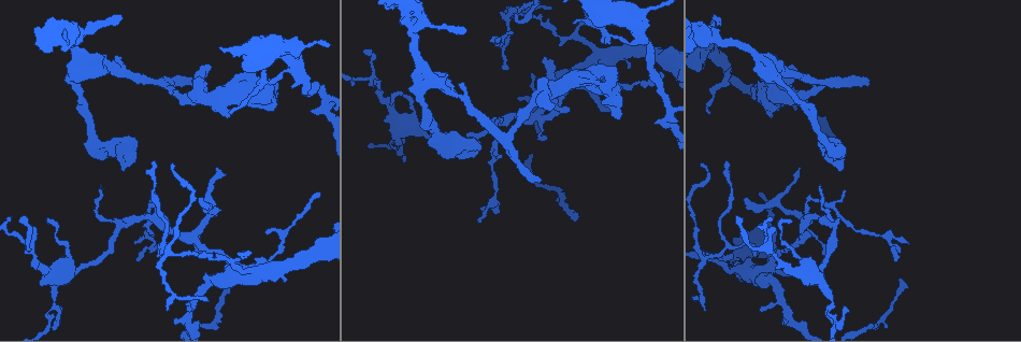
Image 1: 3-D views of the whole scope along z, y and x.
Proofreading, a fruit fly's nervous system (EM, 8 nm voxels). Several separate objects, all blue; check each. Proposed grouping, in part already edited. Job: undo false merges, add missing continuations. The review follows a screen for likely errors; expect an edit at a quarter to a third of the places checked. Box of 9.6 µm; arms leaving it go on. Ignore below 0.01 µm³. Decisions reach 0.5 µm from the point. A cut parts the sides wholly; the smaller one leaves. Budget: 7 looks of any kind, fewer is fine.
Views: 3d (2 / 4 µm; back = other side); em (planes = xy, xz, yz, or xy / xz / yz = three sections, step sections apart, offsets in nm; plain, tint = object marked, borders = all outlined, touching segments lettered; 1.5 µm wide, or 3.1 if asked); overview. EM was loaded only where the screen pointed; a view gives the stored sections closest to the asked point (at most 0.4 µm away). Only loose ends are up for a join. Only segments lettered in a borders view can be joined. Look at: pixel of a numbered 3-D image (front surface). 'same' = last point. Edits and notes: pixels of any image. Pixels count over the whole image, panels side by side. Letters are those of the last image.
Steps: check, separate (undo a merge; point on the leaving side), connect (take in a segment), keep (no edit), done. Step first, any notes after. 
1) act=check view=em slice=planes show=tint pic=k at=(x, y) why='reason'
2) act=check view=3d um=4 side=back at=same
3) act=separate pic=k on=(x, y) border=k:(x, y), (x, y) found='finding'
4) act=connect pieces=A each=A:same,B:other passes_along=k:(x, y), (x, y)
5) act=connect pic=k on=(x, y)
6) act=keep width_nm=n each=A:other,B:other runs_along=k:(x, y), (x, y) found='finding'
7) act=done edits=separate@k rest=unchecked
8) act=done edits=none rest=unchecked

act=check view=3d um=4 side=back pic=1 at=(540, 182) why='free end'

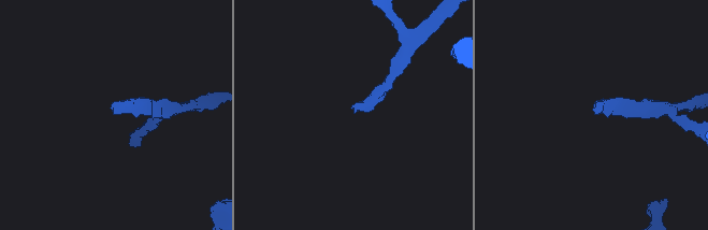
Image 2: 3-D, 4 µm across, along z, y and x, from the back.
act=check view=em slice=planes show=tint pic=2 at=(595, 111)

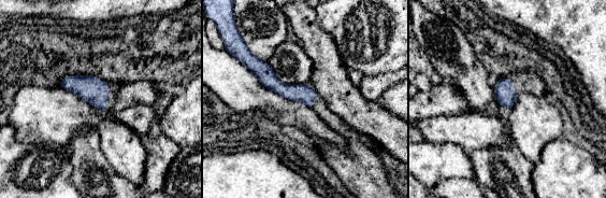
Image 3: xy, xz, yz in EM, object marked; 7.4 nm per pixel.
act=check view=em slice=planes show=borders at=same

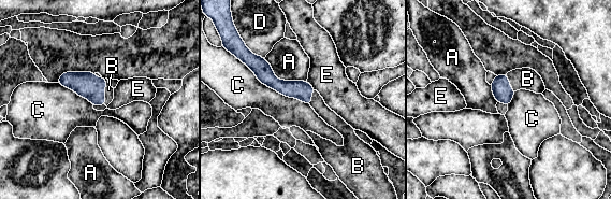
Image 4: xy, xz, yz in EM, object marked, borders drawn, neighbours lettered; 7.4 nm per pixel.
act=connect pieces=B width_nm=140 each=A:other,B:same,C:other,D:other,E:other passes_along=4:(85, 84), (104, 91), (108, 89) found='it goes on there'

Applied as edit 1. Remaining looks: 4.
act=check view=overview why='see it whole again'

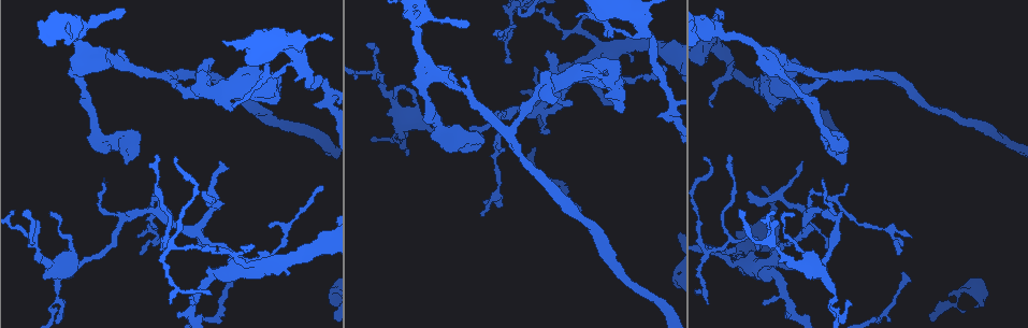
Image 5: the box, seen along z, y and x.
act=check view=3d um=2 pic=5 at=(632, 61) why='branch stops here'

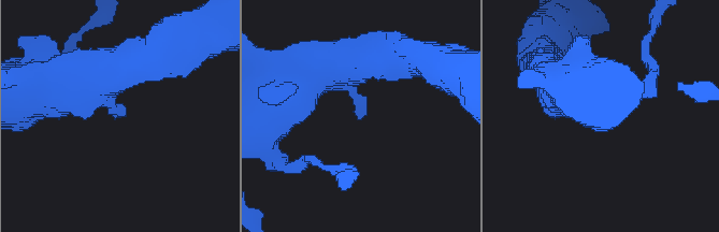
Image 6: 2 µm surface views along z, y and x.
act=check view=em slice=xz step=4 show=borders pic=6 at=(358, 117)

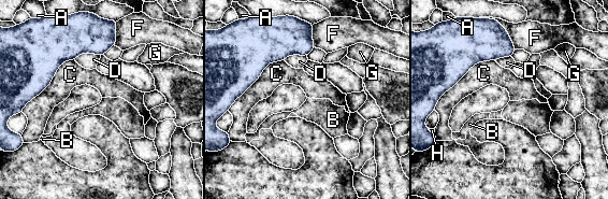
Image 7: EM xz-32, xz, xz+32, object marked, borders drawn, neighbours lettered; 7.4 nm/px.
act=keep each=A:other,B:other,C:other,D:other,F:other,G:other,H:other border=7:(494, 59), (476, 62), (443, 95) found='none of them fits'

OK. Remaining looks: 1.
act=done edits=connect@4 rest=unchecked

